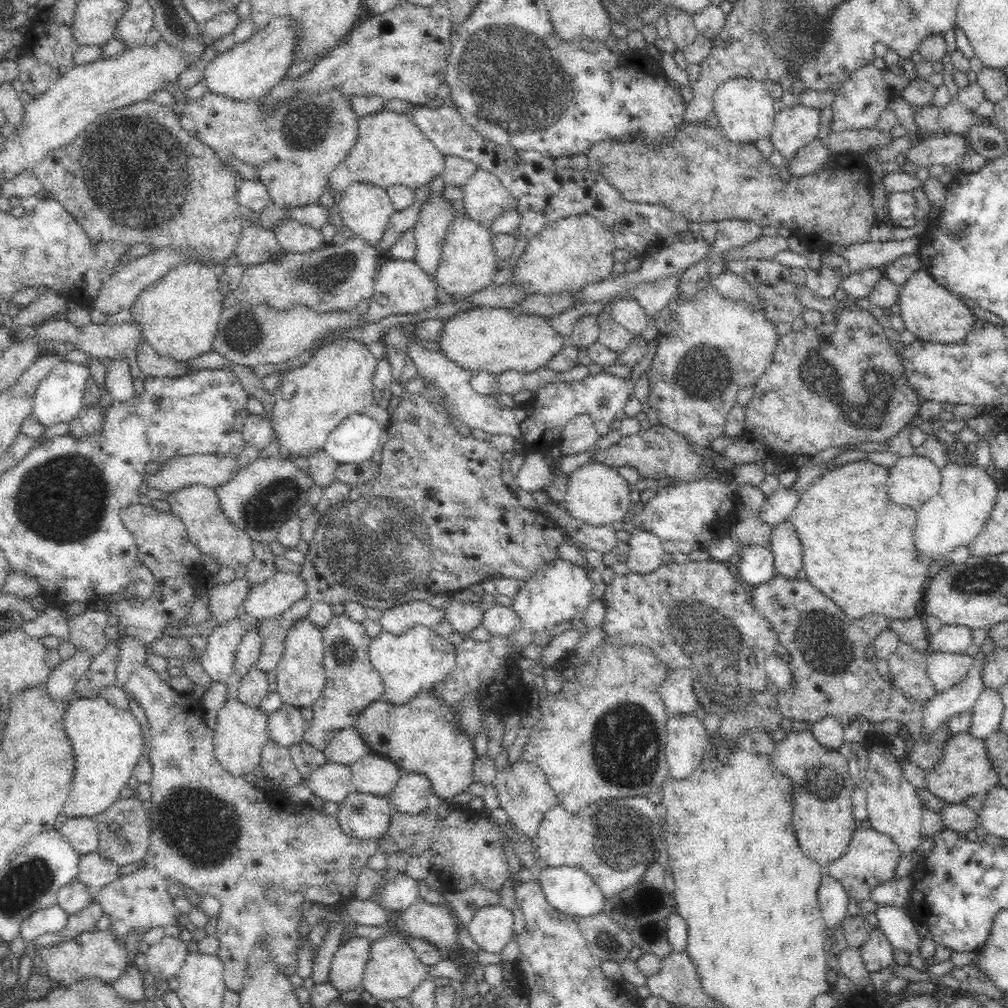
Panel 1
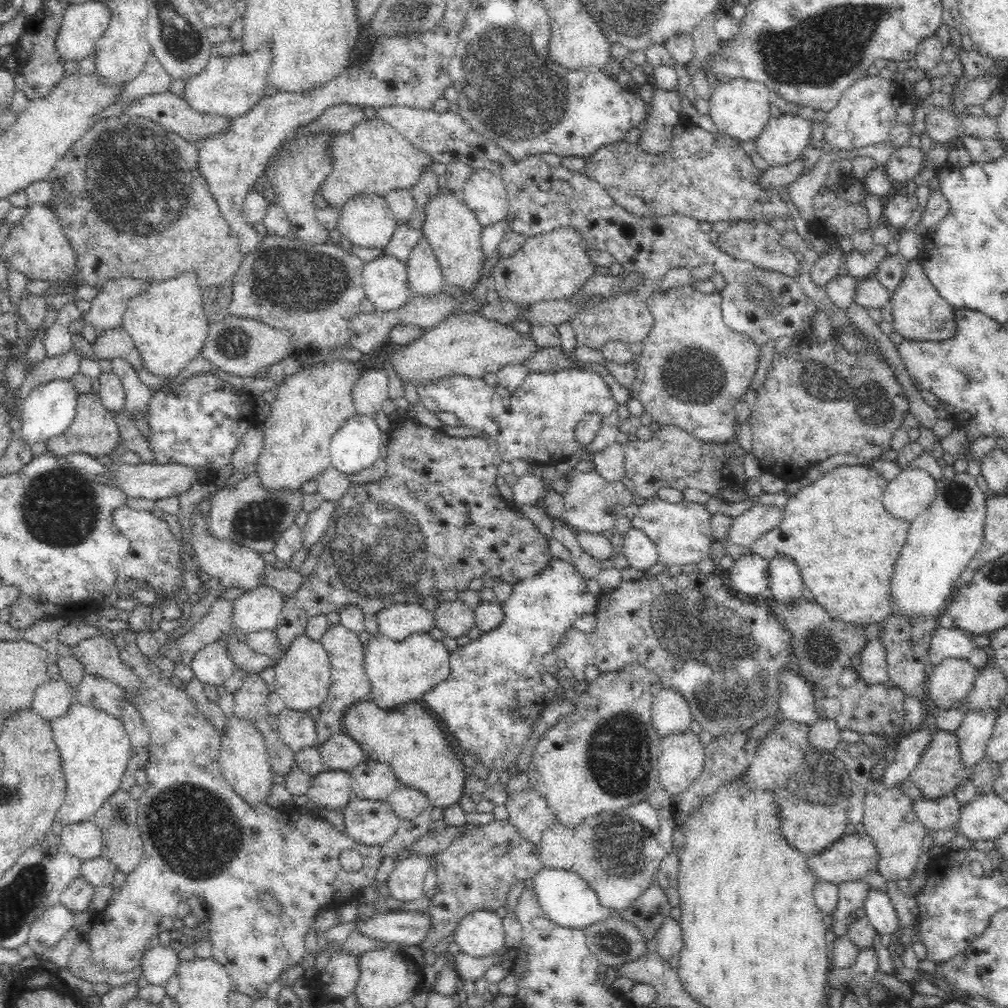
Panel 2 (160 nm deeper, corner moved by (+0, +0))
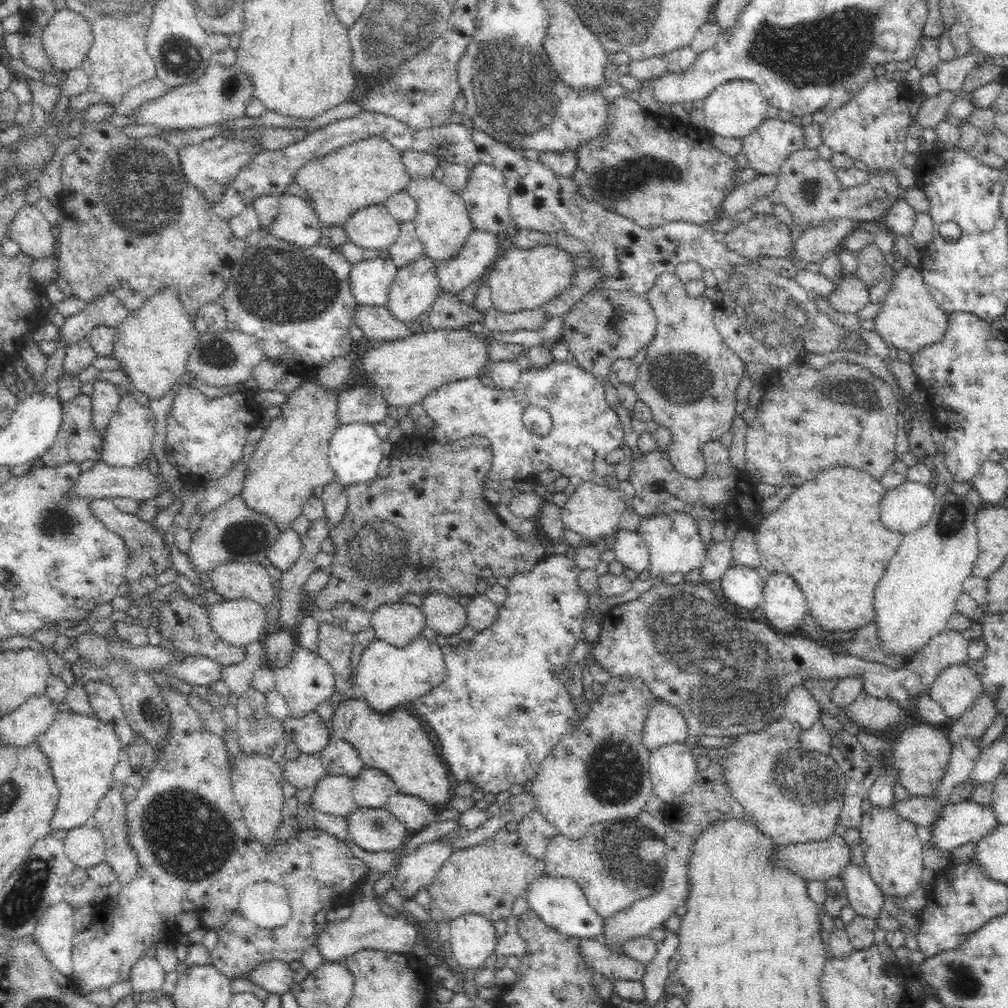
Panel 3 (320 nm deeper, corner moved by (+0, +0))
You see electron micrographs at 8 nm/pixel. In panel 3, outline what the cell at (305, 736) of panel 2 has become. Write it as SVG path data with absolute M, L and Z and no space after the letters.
M316 711L309 712L302 718L289 715L282 720L283 730L287 738L292 739L300 752L317 754L329 744L327 722Z

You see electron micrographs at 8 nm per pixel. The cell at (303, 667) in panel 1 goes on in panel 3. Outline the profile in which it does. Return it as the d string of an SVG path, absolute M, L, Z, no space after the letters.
M298 642L292 650L290 660L284 667L274 667L269 673L267 681L286 699L289 715L294 718L302 718L316 710L317 706L328 701L335 691L334 674L328 662L318 653L310 652Z

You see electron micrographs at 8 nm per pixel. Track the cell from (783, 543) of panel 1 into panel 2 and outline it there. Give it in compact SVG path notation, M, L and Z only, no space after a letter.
M780 554L769 561L769 594L784 604L794 604L802 595L803 578L798 566Z

